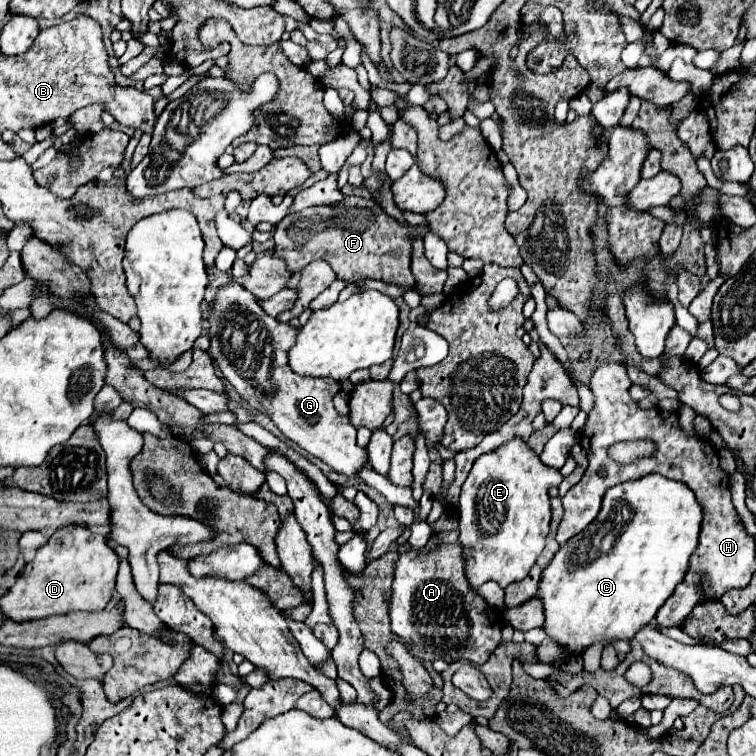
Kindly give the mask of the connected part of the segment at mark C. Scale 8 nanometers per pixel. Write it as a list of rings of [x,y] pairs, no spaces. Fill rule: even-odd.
[[[650,474],[640,480],[612,486],[604,496],[598,518],[584,532],[560,546],[550,564],[540,574],[538,598],[542,600],[544,608],[542,628],[546,630],[548,638],[562,646],[562,650],[570,656],[582,656],[594,644],[608,646],[614,640],[632,640],[634,634],[644,628],[656,616],[658,608],[672,596],[676,584],[682,582],[686,564],[698,546],[700,522],[702,508],[694,492],[680,482],[662,478],[660,474]],[[588,530],[612,530],[616,534],[616,542],[608,554],[598,556],[594,562],[586,562],[584,566],[572,564],[570,560],[574,550],[578,548],[580,540],[586,540],[584,534],[588,534]]]

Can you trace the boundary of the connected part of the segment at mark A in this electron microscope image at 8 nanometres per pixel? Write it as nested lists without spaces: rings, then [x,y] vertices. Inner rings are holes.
[[[458,530],[434,532],[424,548],[398,546],[390,596],[390,626],[398,638],[418,648],[418,654],[412,654],[418,660],[434,662],[442,658],[444,662],[454,662],[454,658],[466,658],[470,662],[486,662],[496,650],[500,644],[500,620],[474,594],[462,574]]]

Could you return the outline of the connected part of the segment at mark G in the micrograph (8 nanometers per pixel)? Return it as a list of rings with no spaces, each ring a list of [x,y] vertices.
[[[236,282],[220,288],[208,322],[212,338],[210,356],[250,408],[270,414],[286,438],[340,474],[356,476],[356,472],[368,464],[368,452],[356,444],[356,428],[350,424],[350,418],[340,416],[332,404],[332,398],[340,392],[340,382],[298,378],[290,370],[288,350],[294,344],[296,328],[262,314],[254,296]]]

